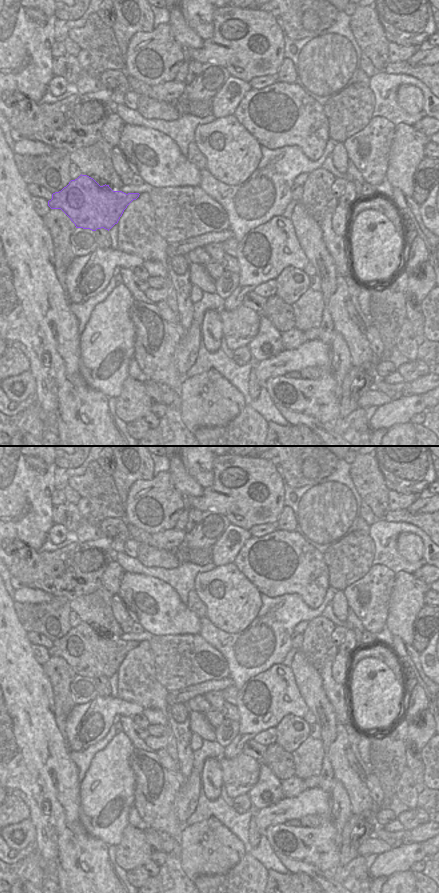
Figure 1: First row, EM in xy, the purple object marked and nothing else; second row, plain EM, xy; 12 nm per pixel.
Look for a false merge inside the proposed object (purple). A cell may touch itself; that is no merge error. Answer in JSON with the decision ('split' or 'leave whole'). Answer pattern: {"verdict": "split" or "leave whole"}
{"verdict": "split"}

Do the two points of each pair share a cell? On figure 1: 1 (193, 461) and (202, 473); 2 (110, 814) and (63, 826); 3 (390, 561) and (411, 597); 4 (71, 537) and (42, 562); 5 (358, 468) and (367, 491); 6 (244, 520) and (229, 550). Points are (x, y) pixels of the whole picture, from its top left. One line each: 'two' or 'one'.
1: one
2: two
3: two
4: two
5: one
6: two

